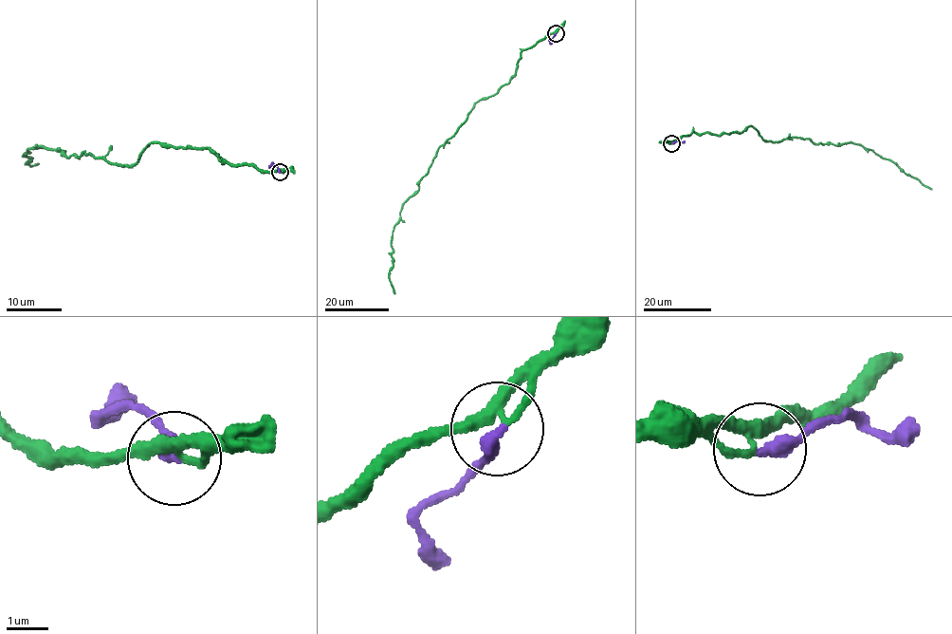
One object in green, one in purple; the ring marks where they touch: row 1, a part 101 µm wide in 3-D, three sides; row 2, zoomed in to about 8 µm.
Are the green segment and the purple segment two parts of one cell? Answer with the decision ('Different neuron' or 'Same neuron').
Same neuron

